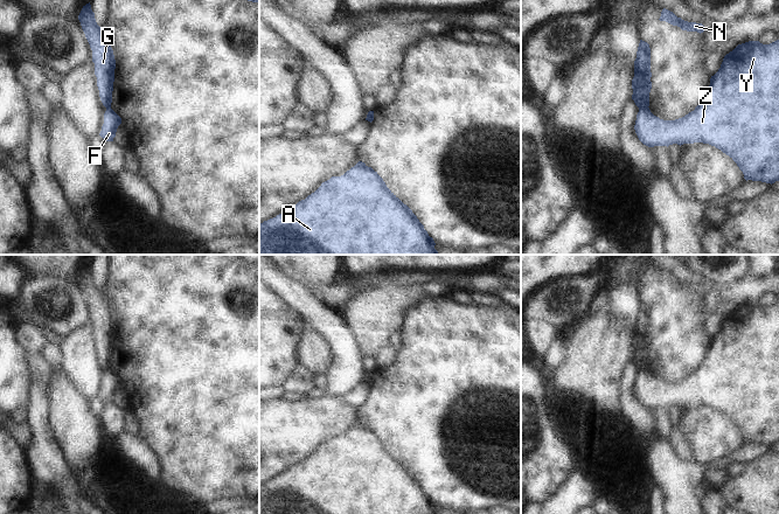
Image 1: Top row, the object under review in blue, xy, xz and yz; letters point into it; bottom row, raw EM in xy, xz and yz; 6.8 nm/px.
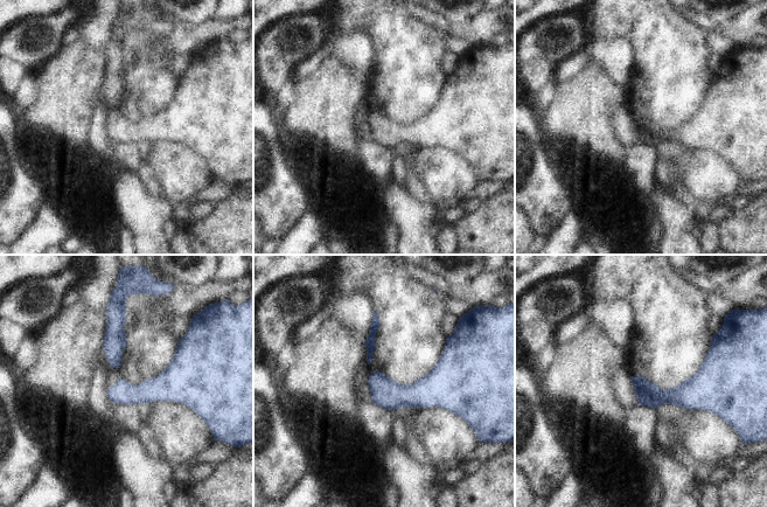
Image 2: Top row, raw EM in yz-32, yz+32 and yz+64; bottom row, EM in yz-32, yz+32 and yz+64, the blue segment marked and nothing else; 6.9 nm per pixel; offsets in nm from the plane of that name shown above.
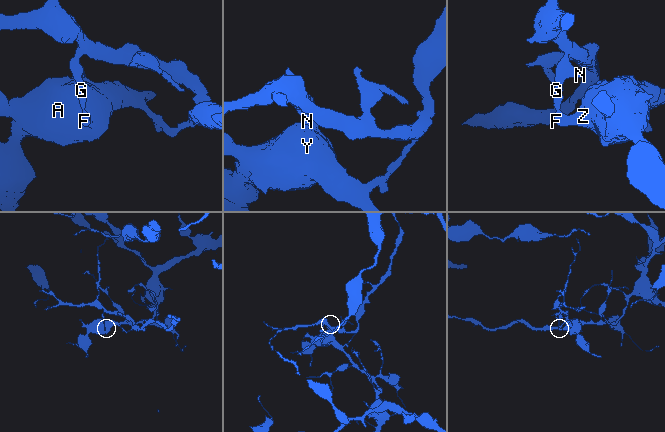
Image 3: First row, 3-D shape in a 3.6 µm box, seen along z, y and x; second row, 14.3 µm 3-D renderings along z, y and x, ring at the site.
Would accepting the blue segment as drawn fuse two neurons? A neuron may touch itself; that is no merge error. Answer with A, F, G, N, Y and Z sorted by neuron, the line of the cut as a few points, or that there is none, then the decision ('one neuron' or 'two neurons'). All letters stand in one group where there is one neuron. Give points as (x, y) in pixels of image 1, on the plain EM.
A F Y Z / G N | yz (647, 367), (639, 370) | two neurons

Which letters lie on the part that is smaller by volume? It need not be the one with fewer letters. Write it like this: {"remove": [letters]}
{"remove": ["G", "N"]}

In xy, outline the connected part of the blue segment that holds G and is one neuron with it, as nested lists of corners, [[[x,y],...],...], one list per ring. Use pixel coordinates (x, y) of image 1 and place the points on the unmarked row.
[[[90,264],[83,268],[78,282],[92,312],[92,324],[95,325],[100,362],[106,370],[111,370],[116,331],[111,305],[102,289],[97,286]]]

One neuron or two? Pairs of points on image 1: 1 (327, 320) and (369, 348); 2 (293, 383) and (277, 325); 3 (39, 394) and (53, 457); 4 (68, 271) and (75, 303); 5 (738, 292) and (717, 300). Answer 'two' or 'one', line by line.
1: two
2: two
3: one
4: two
5: one

